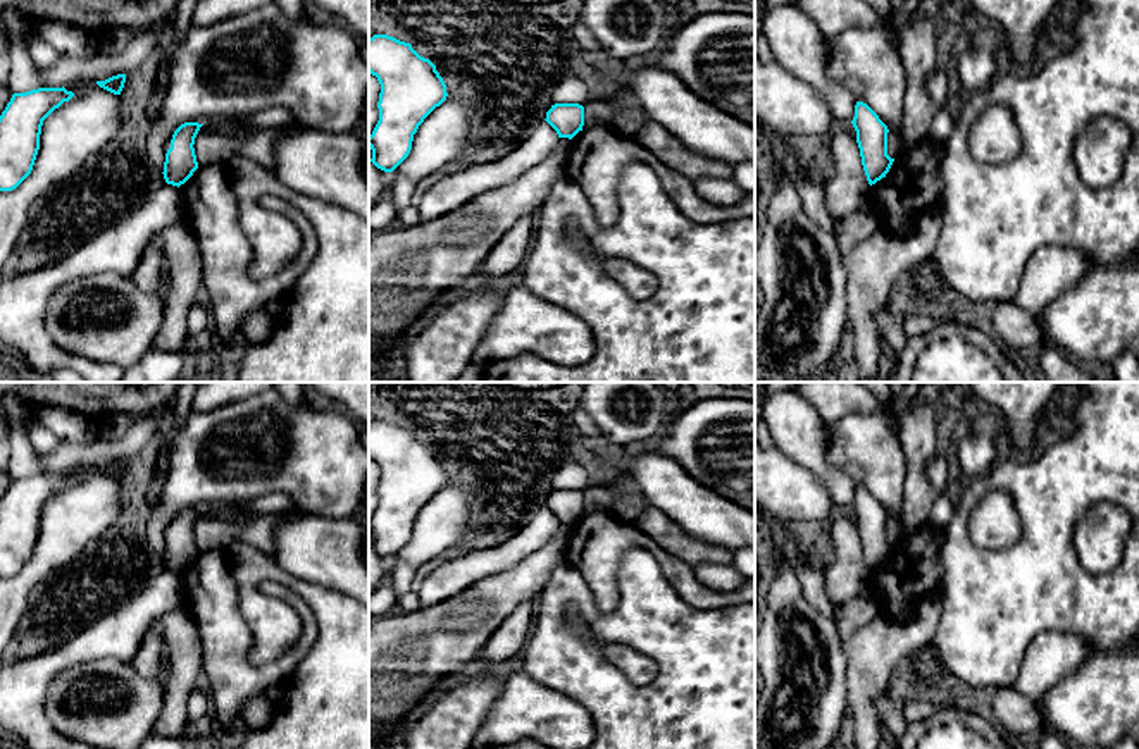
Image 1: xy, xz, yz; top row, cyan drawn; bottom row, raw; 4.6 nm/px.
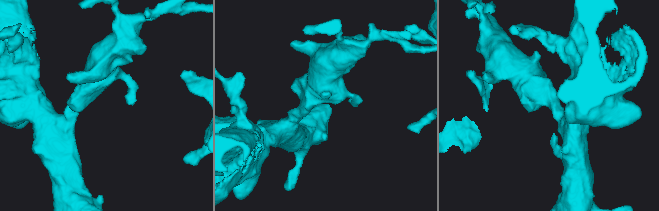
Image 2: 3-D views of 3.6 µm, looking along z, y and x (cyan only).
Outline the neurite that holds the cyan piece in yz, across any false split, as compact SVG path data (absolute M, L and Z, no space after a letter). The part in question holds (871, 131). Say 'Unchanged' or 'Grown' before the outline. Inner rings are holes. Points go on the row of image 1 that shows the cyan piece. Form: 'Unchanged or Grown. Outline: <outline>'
Unchanged. Outline: M856 102L851 121L856 131L862 165L868 184L875 184L889 172L894 158L887 155L887 126L863 102Z

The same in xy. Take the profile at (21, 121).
Unchanged. Outline: M64 86L12 95L0 115L0 191L16 189L31 174L43 121L72 96Z

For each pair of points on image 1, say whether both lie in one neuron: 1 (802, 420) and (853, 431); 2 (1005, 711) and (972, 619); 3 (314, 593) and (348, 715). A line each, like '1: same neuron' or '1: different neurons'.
1: different neurons
2: different neurons
3: same neuron

